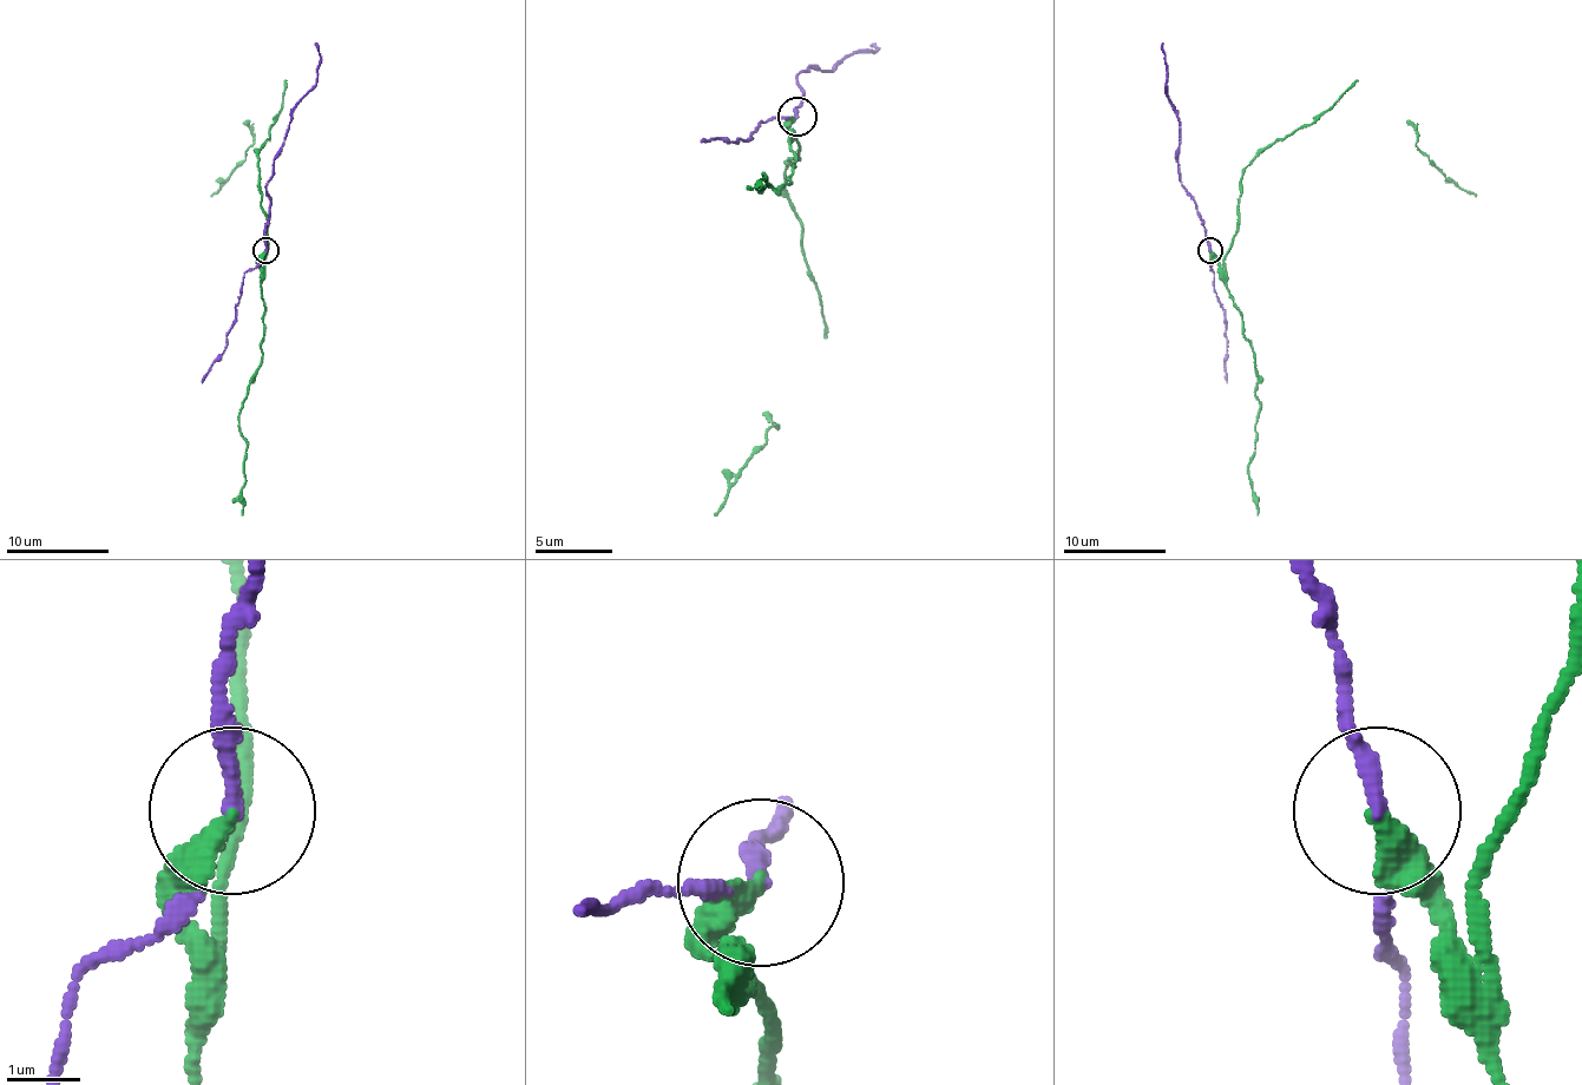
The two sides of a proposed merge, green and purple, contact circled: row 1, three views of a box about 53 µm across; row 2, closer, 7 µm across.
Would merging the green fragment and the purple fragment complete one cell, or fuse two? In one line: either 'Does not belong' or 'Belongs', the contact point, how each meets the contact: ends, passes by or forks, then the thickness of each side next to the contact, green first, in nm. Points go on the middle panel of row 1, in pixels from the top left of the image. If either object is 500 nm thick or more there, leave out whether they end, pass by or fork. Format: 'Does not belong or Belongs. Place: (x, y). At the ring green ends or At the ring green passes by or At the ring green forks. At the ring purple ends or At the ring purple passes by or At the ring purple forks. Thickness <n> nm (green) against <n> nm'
Does not belong. Place: (796, 117). At the ring green ends. At the ring purple passes by. Thickness 360 nm (green) against 150 nm

